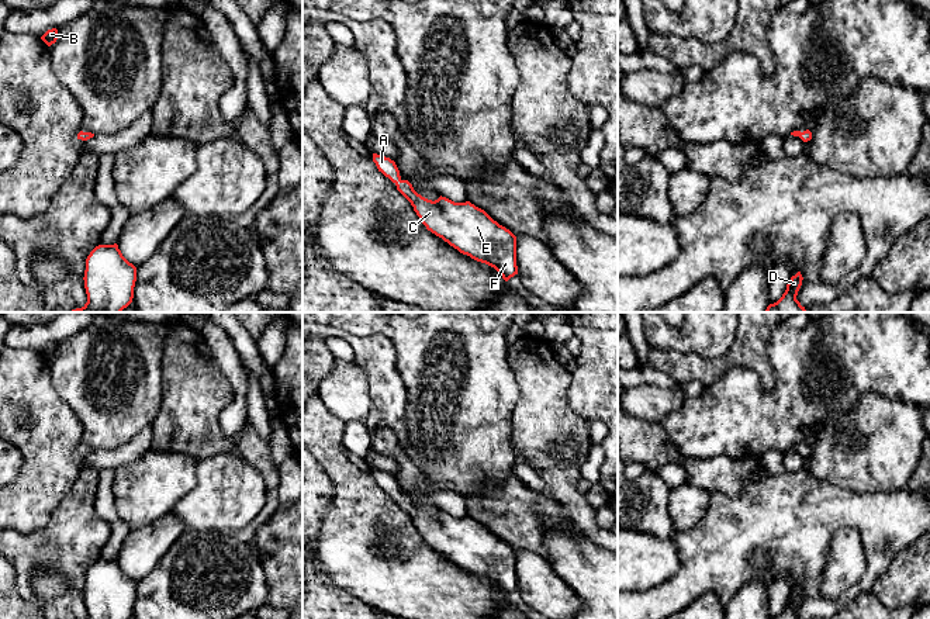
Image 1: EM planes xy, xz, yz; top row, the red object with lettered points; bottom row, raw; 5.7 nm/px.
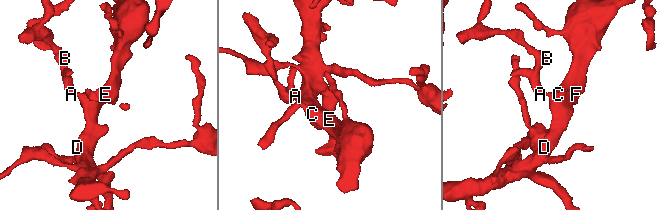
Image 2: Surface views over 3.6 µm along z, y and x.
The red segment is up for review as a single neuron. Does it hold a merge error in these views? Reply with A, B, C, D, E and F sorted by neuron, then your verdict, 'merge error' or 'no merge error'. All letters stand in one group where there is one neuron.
groups A B C D E F; no merge error

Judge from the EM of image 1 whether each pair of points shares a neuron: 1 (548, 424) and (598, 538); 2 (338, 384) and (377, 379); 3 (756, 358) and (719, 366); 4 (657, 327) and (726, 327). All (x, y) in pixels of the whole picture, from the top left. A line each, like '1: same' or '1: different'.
1: same
2: different
3: same
4: same

